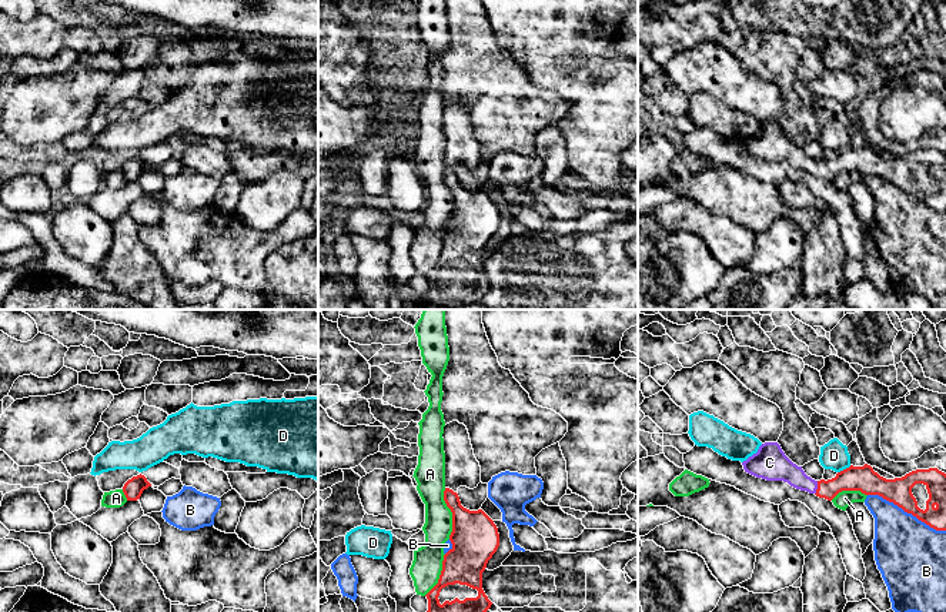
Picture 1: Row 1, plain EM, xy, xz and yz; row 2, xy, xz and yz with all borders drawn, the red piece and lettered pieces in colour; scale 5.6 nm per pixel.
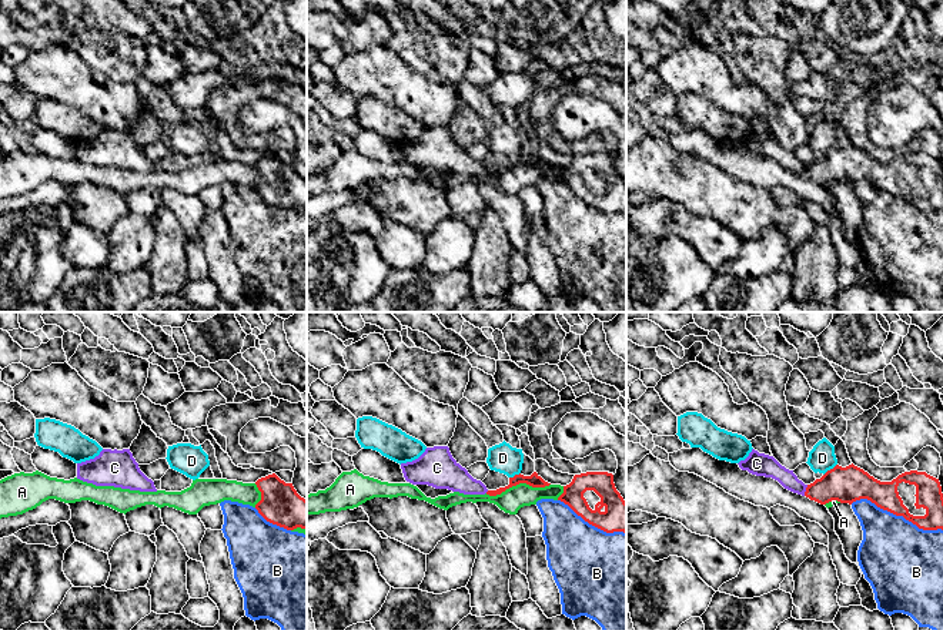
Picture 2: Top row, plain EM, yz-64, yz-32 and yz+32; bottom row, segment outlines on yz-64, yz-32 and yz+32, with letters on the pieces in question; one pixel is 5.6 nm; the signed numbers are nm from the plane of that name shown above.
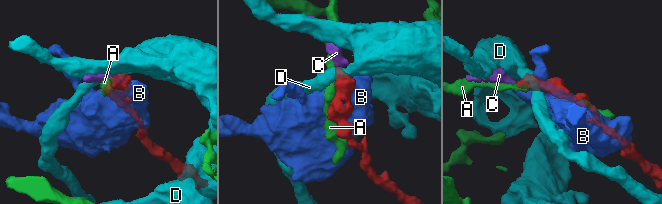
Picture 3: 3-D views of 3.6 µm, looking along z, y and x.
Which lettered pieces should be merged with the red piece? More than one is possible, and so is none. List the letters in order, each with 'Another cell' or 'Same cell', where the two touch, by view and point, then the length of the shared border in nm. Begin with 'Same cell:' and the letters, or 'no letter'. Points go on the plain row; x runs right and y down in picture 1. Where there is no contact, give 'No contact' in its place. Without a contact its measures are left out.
Same cell: C
A: Another cell. Touches red at xz (453, 194). Shared border 280 nm
B: Another cell. Touches red at yz (906, 191). Shared border 480 nm
C: Same cell. Touches red at yz (818, 169). Shared border 80 nm
D: Another cell. Touches red at yz (843, 150). Shared border 90 nm

